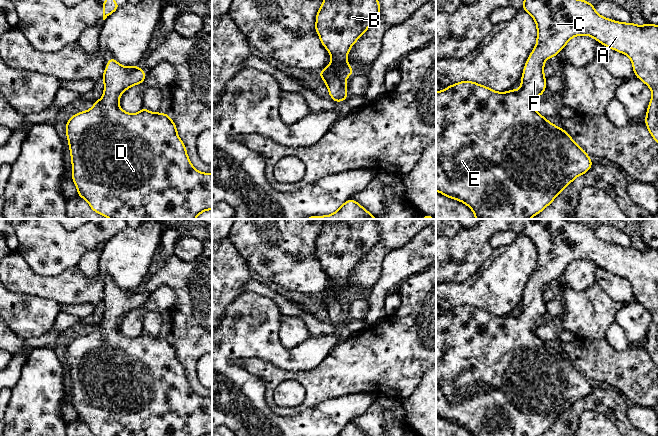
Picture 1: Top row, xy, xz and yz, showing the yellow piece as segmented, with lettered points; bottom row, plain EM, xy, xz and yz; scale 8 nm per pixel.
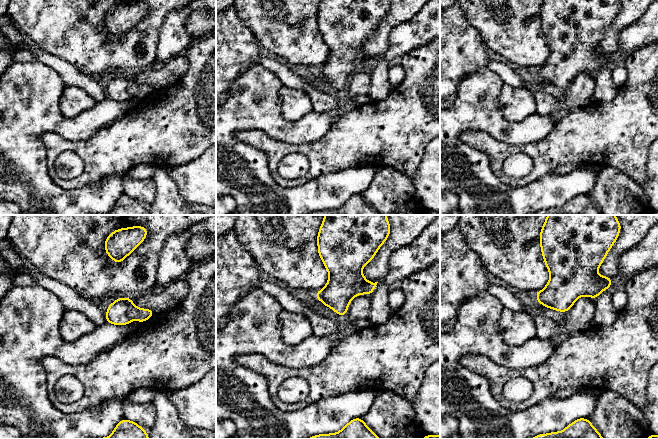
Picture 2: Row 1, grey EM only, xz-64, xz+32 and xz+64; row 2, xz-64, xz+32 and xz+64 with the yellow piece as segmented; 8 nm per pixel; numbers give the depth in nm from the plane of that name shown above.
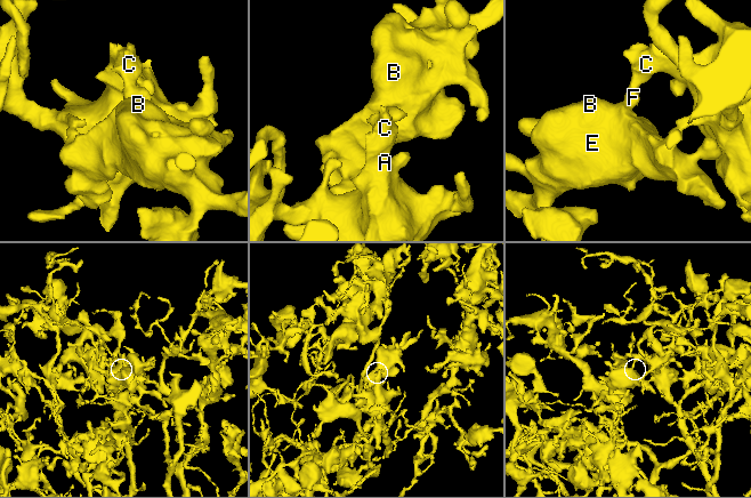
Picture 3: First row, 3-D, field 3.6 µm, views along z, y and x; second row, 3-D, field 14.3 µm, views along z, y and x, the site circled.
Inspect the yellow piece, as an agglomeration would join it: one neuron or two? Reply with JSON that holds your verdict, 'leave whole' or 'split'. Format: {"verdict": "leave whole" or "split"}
{"verdict": "leave whole"}

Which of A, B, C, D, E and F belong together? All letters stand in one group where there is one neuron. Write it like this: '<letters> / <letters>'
A B C D E F

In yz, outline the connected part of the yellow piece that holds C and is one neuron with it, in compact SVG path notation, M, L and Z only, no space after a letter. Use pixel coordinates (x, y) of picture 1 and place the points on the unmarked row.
M528 219L522 228L522 234L527 235L537 249L537 266L524 290L521 312L500 317L486 310L479 309L476 306L462 305L436 316L436 415L451 423L465 427L473 436L541 436L551 428L557 419L575 402L585 398L591 392L593 386L590 384L588 378L573 365L564 353L560 353L553 347L550 347L547 342L541 340L532 329L534 323L543 319L546 313L544 286L550 281L556 280L566 270L568 265L575 260L588 259L593 261L599 267L623 277L631 283L635 300L642 304L652 315L652 322L647 332L645 347L653 363L658 367L658 249L644 248L639 250L631 246L616 246L599 239L591 227L581 223L570 222L566 219Z

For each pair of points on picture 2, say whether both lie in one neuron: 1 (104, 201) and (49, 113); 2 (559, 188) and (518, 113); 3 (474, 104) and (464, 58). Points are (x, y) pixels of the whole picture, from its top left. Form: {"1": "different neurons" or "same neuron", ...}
{"1": "same neuron", "2": "different neurons", "3": "different neurons"}

